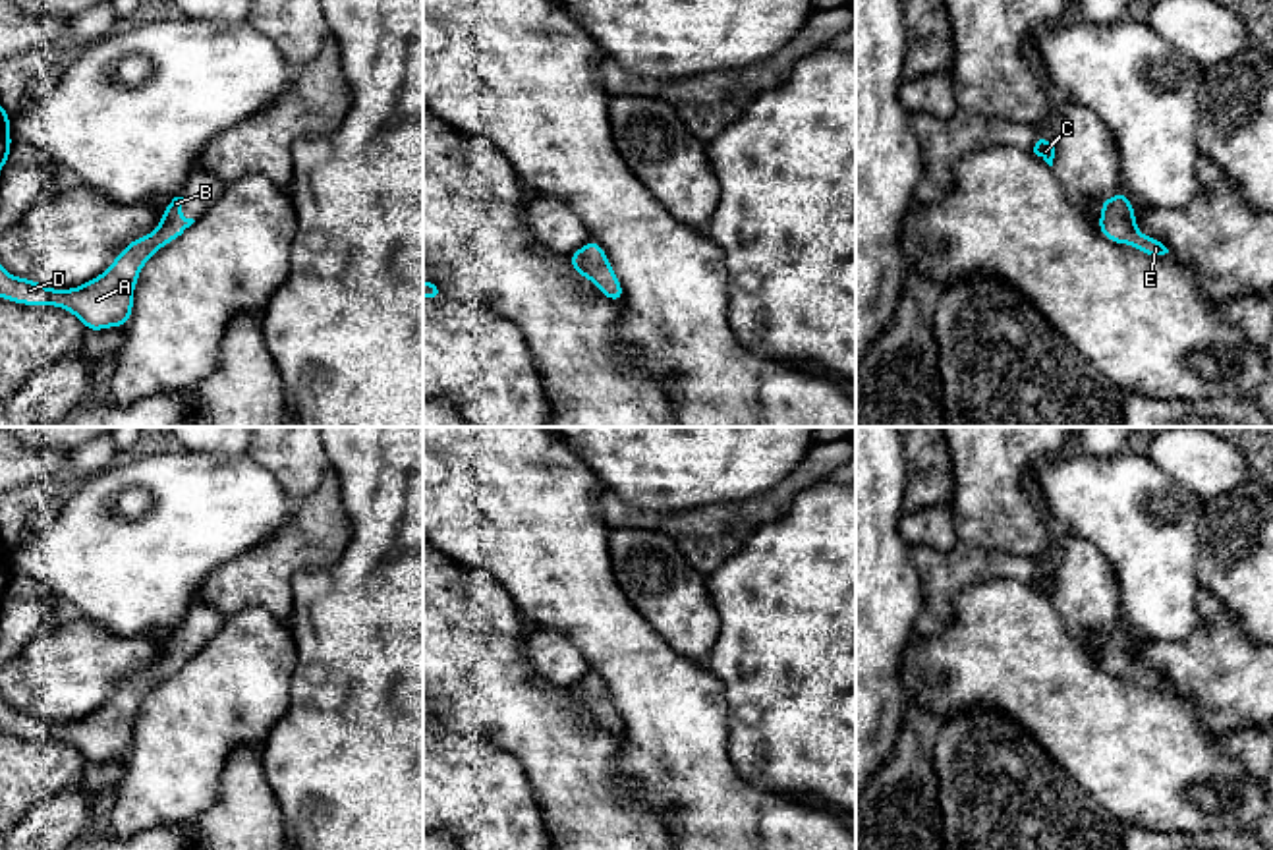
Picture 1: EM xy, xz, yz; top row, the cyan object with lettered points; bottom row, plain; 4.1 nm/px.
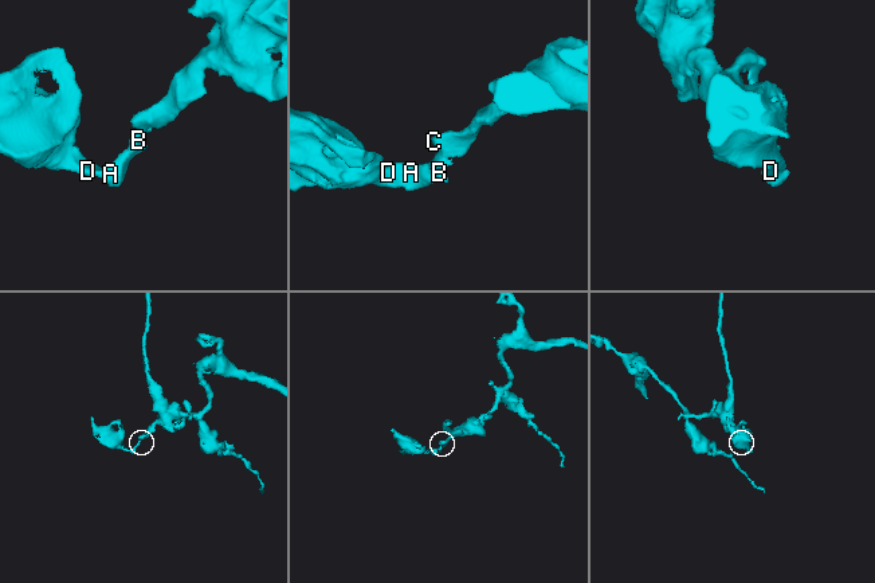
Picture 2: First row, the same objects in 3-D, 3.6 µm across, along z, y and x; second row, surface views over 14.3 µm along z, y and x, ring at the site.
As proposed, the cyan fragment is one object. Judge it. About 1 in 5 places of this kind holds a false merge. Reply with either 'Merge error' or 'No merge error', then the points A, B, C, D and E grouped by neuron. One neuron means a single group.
No merge error. Groups: A B C D E

